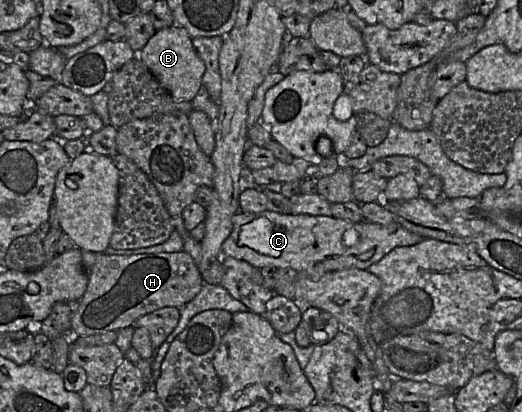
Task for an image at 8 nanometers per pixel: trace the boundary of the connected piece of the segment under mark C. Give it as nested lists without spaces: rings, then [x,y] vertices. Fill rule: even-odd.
[[[270,210],[261,213],[243,213],[239,211],[233,216],[233,230],[222,245],[222,255],[243,260],[256,268],[274,267],[291,268],[312,280],[319,280],[324,274],[333,271],[356,268],[366,270],[372,264],[397,247],[418,244],[423,238],[414,234],[398,223],[381,225],[338,219],[333,216],[313,216],[308,214],[280,214]]]

